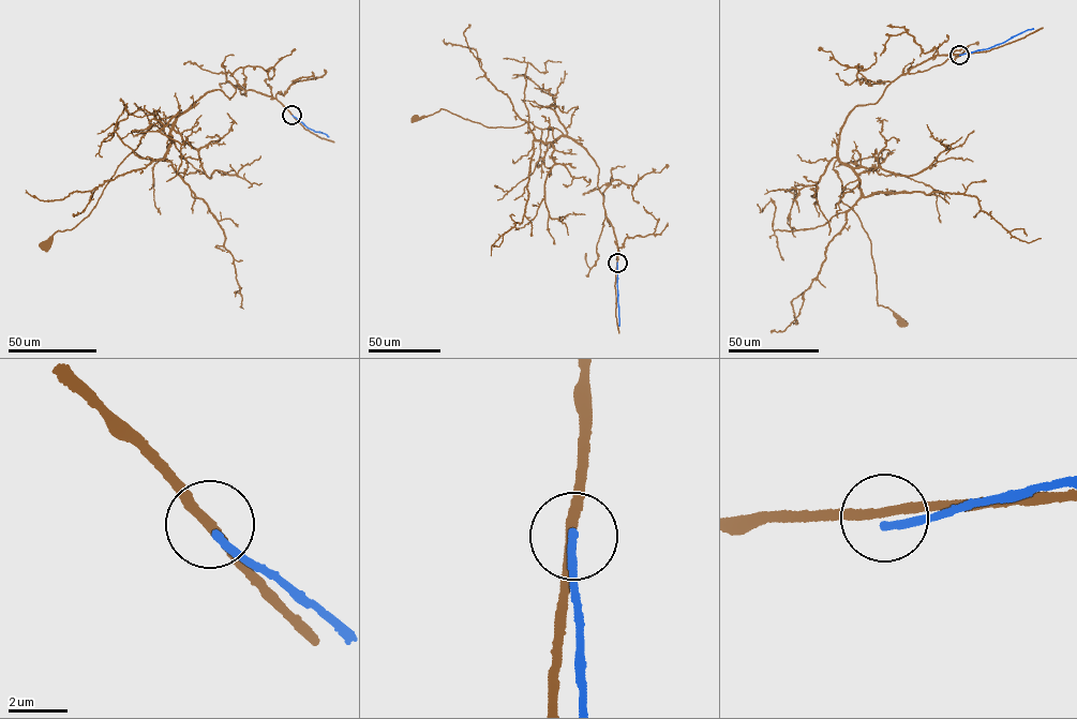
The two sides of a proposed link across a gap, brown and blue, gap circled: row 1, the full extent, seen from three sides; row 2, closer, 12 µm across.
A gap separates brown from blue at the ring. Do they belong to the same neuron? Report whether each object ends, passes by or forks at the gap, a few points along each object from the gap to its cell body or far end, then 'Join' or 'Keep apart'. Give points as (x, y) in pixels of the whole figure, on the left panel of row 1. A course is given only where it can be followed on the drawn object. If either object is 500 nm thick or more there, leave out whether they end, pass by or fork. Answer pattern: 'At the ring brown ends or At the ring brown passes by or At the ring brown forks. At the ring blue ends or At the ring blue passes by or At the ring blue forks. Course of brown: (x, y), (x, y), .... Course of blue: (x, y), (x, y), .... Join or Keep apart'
At the ring brown passes by. At the ring blue ends. Course of brown: (292, 115), (260, 92), (238, 87), (229, 99), (212, 90), (152, 125), (90, 213), (45, 245). Course of blue: (293, 115), (311, 130), (329, 136). Keep apart

